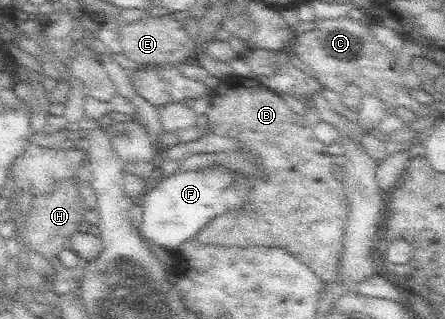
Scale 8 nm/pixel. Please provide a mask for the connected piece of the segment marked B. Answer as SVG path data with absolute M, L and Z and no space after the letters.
M231 75L225 77L219 85L212 90L212 103L207 112L207 127L218 135L231 136L243 142L243 152L259 156L263 160L261 170L269 176L269 182L255 180L249 190L249 200L245 198L243 208L227 210L217 218L213 218L205 228L196 236L197 240L207 246L279 246L295 254L295 258L303 260L309 269L318 274L326 284L339 282L339 266L343 259L345 248L343 236L349 218L349 200L345 194L345 185L342 178L335 178L336 170L333 155L328 150L328 145L321 142L314 135L314 127L303 117L296 114L281 96L261 84L257 77L240 77Z

